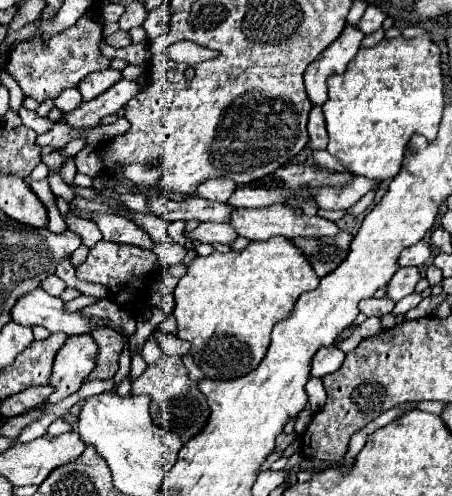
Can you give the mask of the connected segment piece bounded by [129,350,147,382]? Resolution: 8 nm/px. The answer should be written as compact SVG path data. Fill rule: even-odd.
M135 350L135 356L131 356L131 371L129 374L131 382L133 382L135 378L139 377L146 367L147 364L144 361L143 356L141 356L141 352Z

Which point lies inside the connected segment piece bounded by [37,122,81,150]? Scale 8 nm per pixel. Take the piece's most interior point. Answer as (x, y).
(60, 134)

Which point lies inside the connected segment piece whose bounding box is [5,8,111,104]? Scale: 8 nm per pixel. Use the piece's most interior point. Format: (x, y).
(43, 70)

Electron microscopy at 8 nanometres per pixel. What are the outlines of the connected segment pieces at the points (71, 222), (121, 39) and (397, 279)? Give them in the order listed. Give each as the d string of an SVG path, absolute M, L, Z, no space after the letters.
M69 214L69 216L67 216L67 226L69 226L69 230L73 230L73 232L77 232L77 234L81 236L83 246L87 246L87 250L89 250L95 242L101 240L101 232L99 232L97 224L91 222L91 220L83 220L83 218L77 218L77 216L71 216L71 214Z
M117 30L115 34L111 34L111 36L105 38L105 44L113 46L113 48L123 48L123 46L131 44L131 36L127 32L123 32L123 30Z
M399 268L395 272L395 276L389 280L389 286L387 286L387 296L391 300L401 300L405 298L407 294L411 294L415 290L415 284L417 280L421 278L419 274L419 268Z

